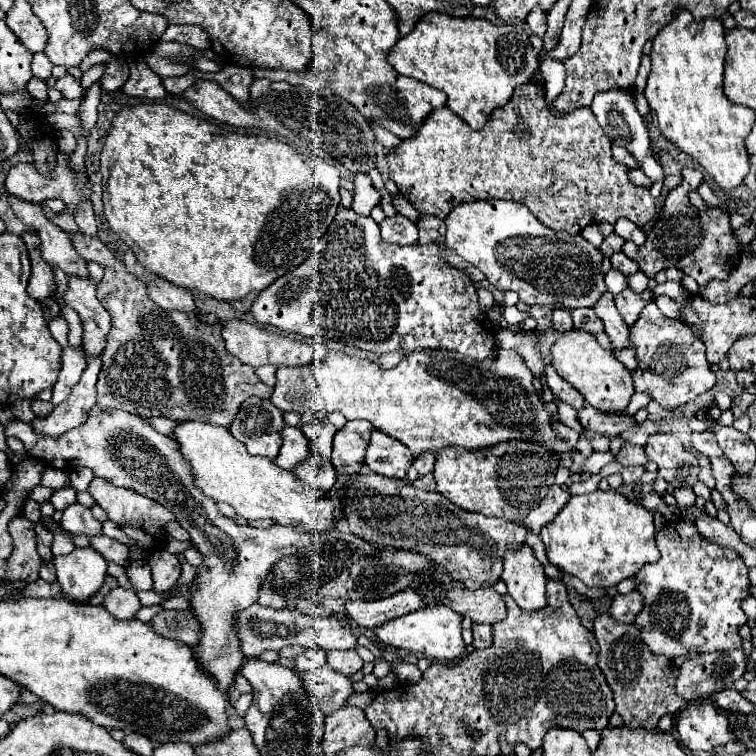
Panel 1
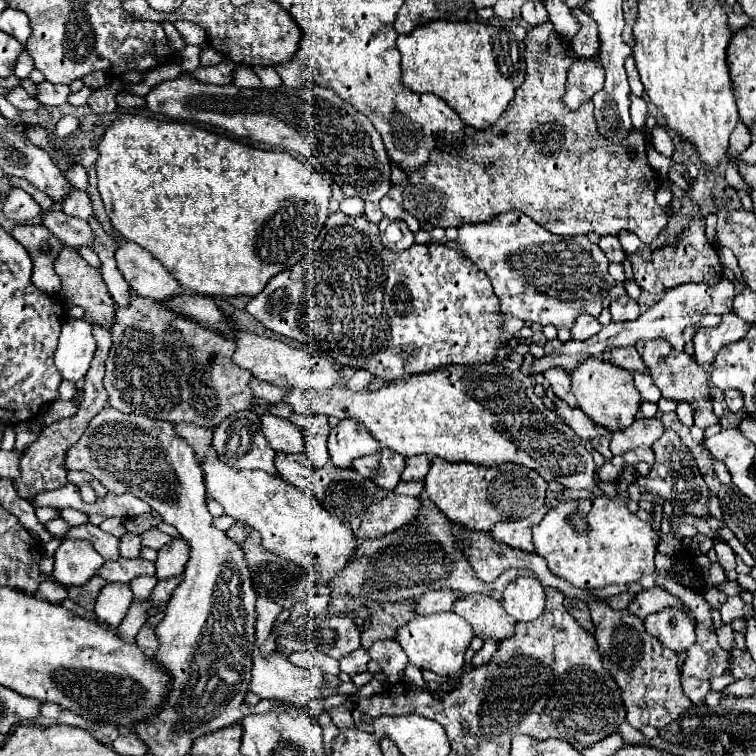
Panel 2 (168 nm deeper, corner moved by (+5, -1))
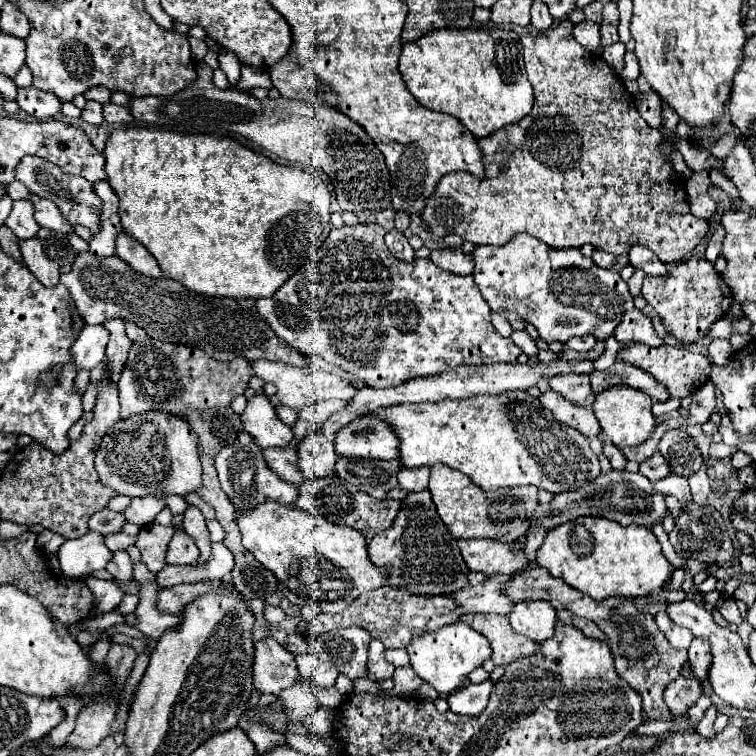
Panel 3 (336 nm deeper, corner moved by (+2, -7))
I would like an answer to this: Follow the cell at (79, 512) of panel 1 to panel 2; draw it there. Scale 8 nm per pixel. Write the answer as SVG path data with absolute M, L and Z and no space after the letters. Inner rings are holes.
M88 523L88 525L72 527L66 537L88 539L106 561L116 561L116 559L120 557L120 553L118 553L118 539L112 537L110 533L104 533L104 531L98 529L96 525L90 525L90 523Z

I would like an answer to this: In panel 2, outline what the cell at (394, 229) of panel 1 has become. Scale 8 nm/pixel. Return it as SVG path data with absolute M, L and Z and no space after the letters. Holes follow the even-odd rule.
M386 217L380 221L380 239L392 251L404 251L414 243L414 235L404 221L390 221Z

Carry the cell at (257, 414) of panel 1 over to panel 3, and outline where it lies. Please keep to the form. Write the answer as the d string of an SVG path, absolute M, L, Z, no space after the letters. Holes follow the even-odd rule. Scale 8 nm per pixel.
M239 431L235 443L219 451L219 455L215 457L215 469L221 481L221 489L227 493L227 497L237 509L245 509L245 507L263 503L265 499L275 499L279 503L291 505L299 495L297 485L279 479L279 475L275 475L267 467L267 461L263 459L263 449L255 443L255 439L251 439L251 435L247 435L247 431Z

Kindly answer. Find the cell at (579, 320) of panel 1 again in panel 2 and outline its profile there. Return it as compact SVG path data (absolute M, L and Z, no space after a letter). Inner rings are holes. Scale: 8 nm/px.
M584 313L584 315L580 315L580 317L576 319L576 325L572 327L570 335L572 335L574 341L584 341L584 339L596 335L600 329L602 329L602 325L598 323L598 319L588 317L588 315Z

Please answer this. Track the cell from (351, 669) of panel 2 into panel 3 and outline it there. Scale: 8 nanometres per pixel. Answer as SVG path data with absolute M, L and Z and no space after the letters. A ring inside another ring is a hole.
M375 639L375 649L371 647L369 651L369 665L367 665L367 677L381 681L381 679L391 679L393 677L395 667L391 663L385 661L383 655L383 643L379 639Z

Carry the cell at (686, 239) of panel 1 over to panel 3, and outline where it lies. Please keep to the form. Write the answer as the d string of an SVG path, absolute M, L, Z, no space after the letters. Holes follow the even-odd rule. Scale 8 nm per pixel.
M689 259L677 265L677 269L663 277L647 275L643 281L641 297L655 309L655 313L667 325L667 331L683 343L699 341L709 327L721 319L731 305L731 291L723 277L715 271L707 259Z

